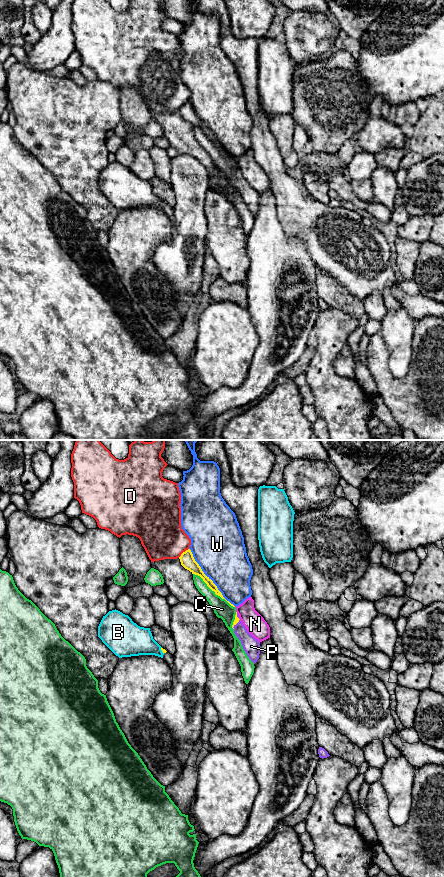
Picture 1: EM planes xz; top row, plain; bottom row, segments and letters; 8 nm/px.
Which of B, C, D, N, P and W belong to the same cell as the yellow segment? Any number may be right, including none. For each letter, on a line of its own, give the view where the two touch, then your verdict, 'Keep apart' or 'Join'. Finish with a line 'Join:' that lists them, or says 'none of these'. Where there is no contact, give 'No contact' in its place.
B: Touches yellow in xz. Keep apart
C: Touches yellow in xz. Keep apart
D: Touches yellow in xz. Keep apart
N: No contact. Keep apart
P: Touches yellow in xz. Join
W: Touches yellow in xz. Keep apart
Join: P

